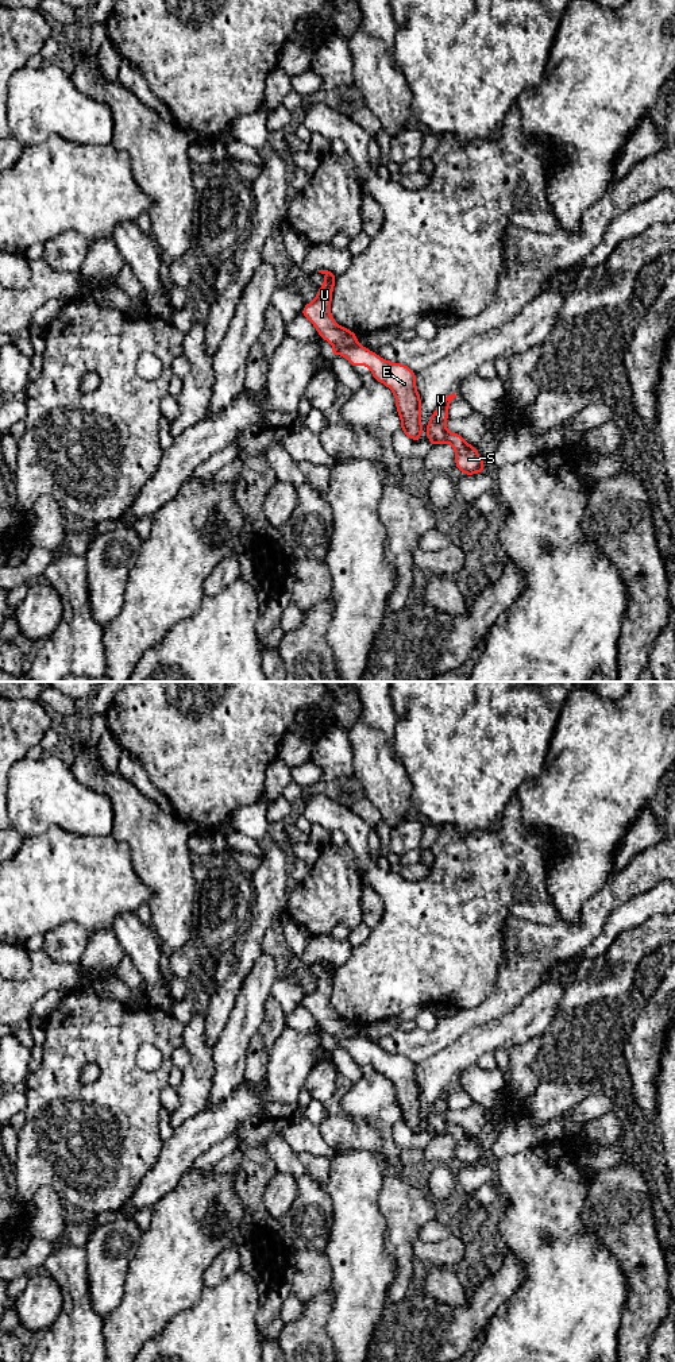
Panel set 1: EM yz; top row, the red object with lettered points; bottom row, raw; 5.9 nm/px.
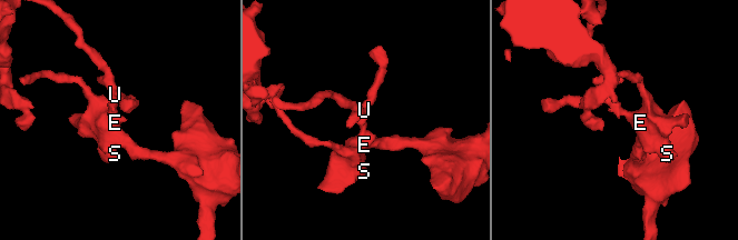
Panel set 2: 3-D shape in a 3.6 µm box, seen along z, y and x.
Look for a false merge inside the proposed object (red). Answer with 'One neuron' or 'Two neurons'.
Two neurons

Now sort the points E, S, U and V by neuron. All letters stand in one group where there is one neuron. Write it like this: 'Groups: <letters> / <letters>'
Groups: E S V / U

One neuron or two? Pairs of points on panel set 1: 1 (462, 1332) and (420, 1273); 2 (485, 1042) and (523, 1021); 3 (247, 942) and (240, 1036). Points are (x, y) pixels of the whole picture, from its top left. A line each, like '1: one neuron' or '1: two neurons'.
1: one neuron
2: one neuron
3: two neurons

